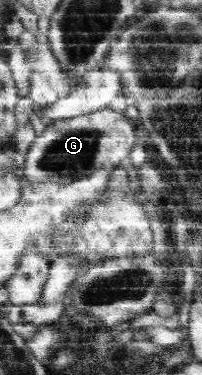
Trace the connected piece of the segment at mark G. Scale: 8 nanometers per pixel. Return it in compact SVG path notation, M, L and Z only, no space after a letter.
M103 108L74 118L53 120L27 151L24 182L71 184L96 170L124 169L131 173L130 154L136 143L134 124L124 113Z

